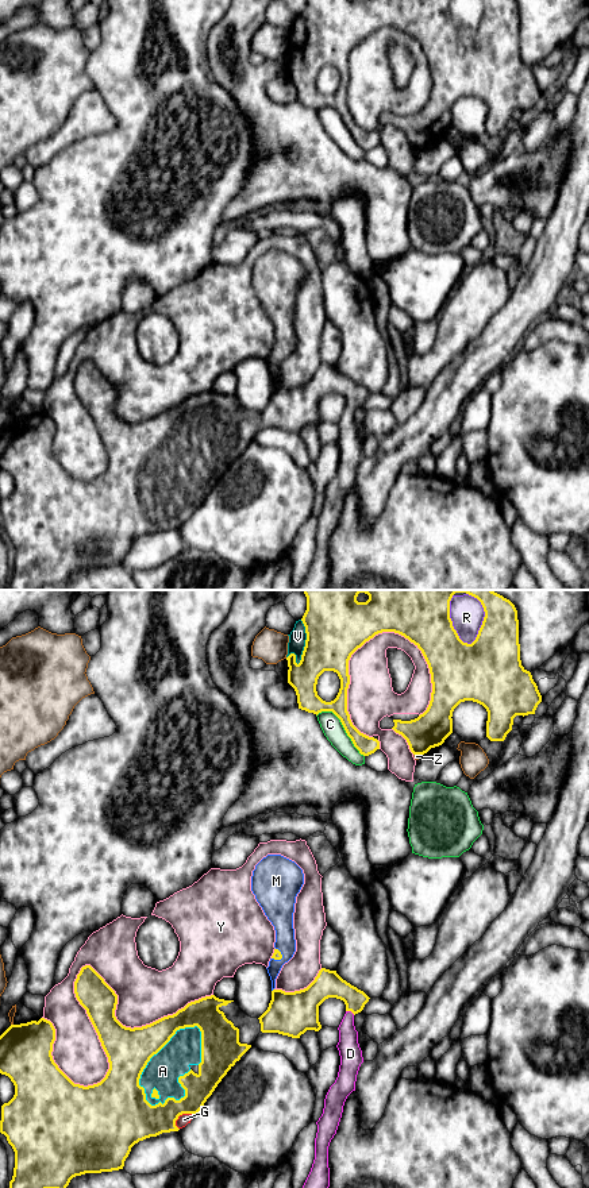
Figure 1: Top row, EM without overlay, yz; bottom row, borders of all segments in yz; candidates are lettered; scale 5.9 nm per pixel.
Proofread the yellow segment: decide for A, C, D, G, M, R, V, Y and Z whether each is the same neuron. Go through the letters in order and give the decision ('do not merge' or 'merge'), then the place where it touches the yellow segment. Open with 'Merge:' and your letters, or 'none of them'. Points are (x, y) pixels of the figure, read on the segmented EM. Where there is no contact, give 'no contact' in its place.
Merge: A, D, G, M, R, V
A: merge; contact yz (150, 1057)
C: do not merge; contact yz (343, 726)
D: merge; contact yz (350, 1010)
G: merge; contact yz (181, 1114)
M: merge; contact yz (281, 955)
R: merge; contact yz (451, 621)
V: merge; contact yz (305, 643)
Y: do not merge; contact yz (80, 971)
Z: do not merge; contact yz (418, 753)

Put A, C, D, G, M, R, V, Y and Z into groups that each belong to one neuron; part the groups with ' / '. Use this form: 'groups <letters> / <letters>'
groups A D G M R V / C / Y / Z

